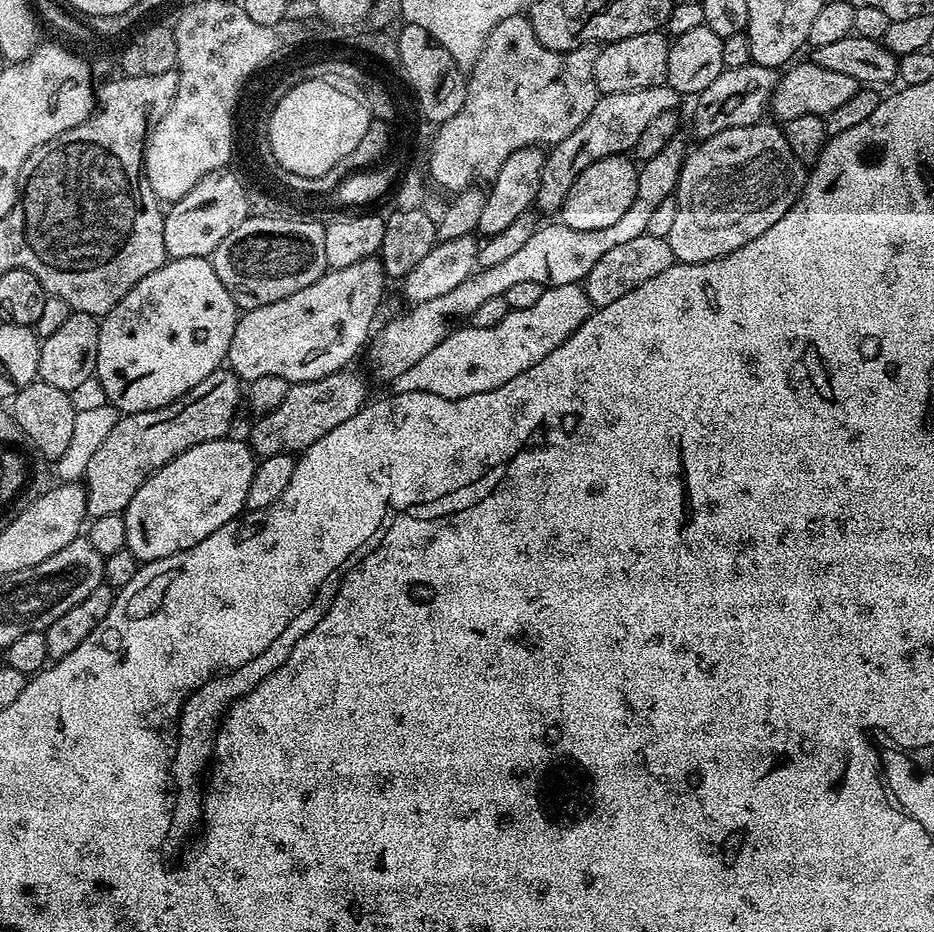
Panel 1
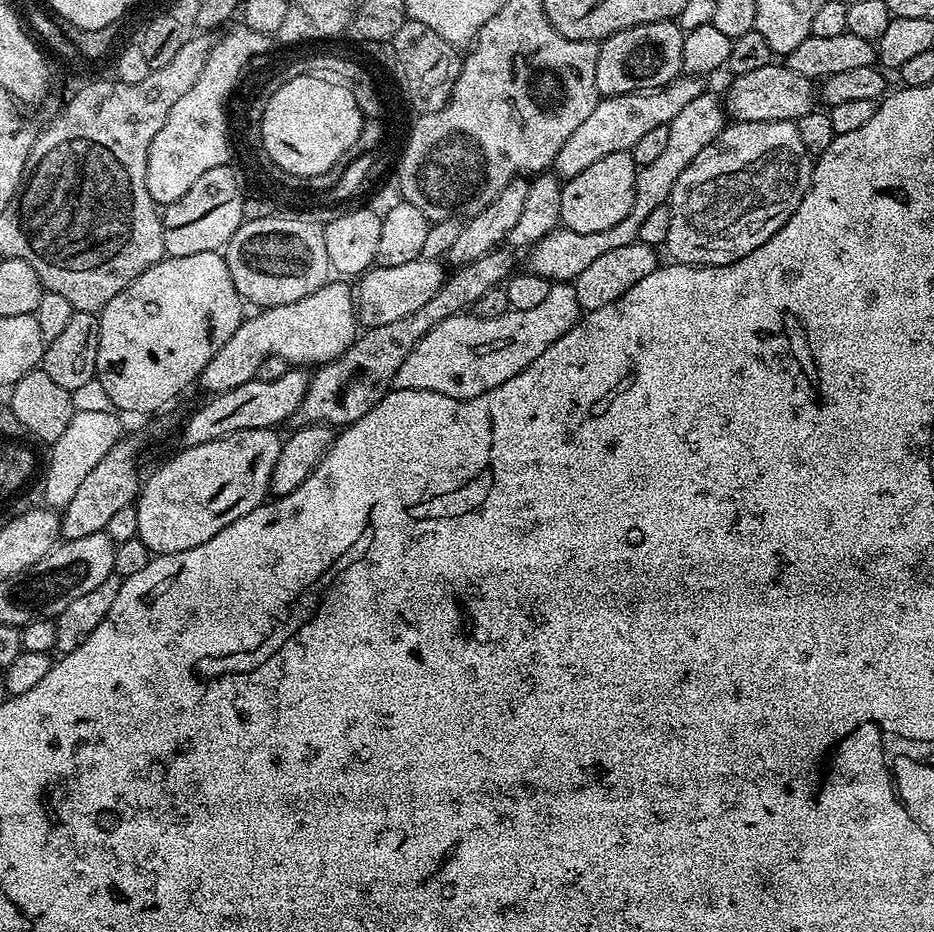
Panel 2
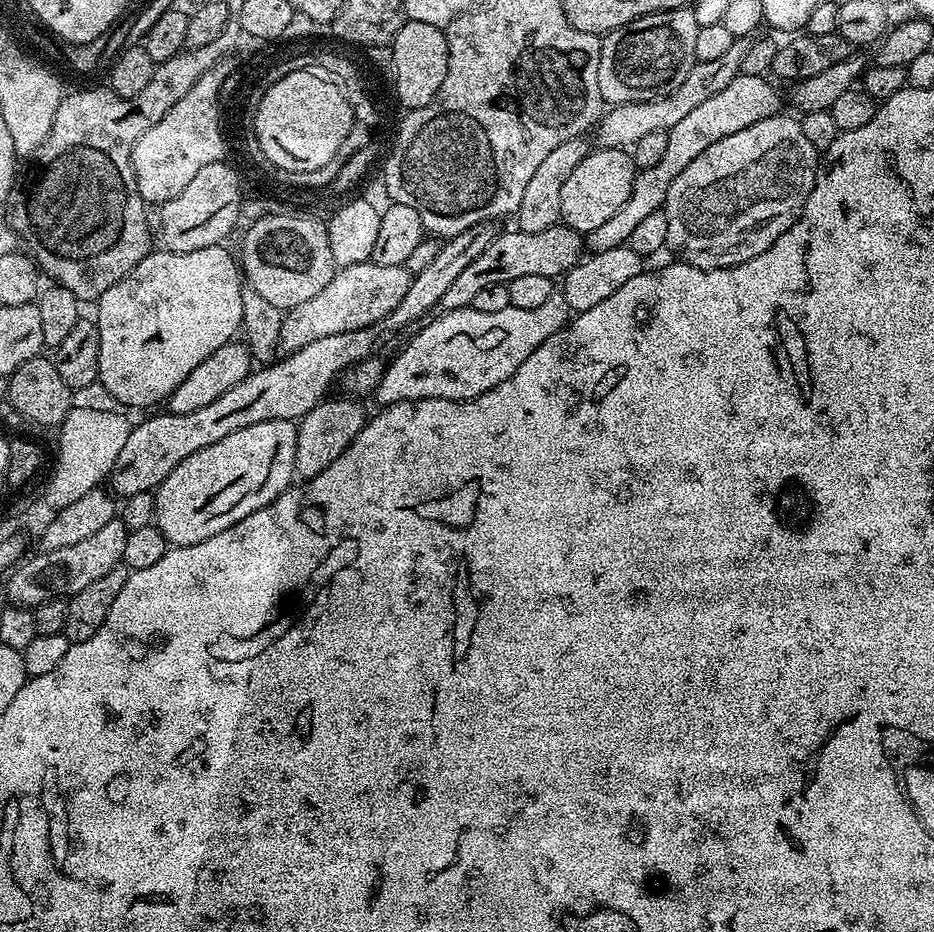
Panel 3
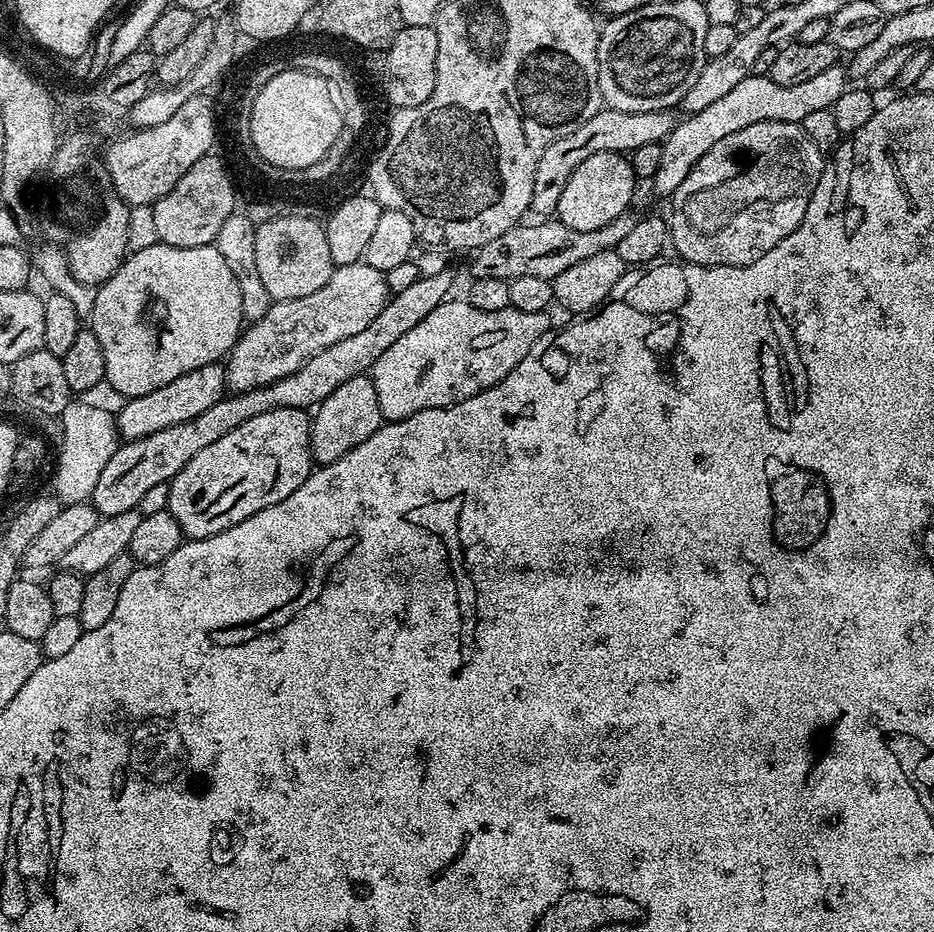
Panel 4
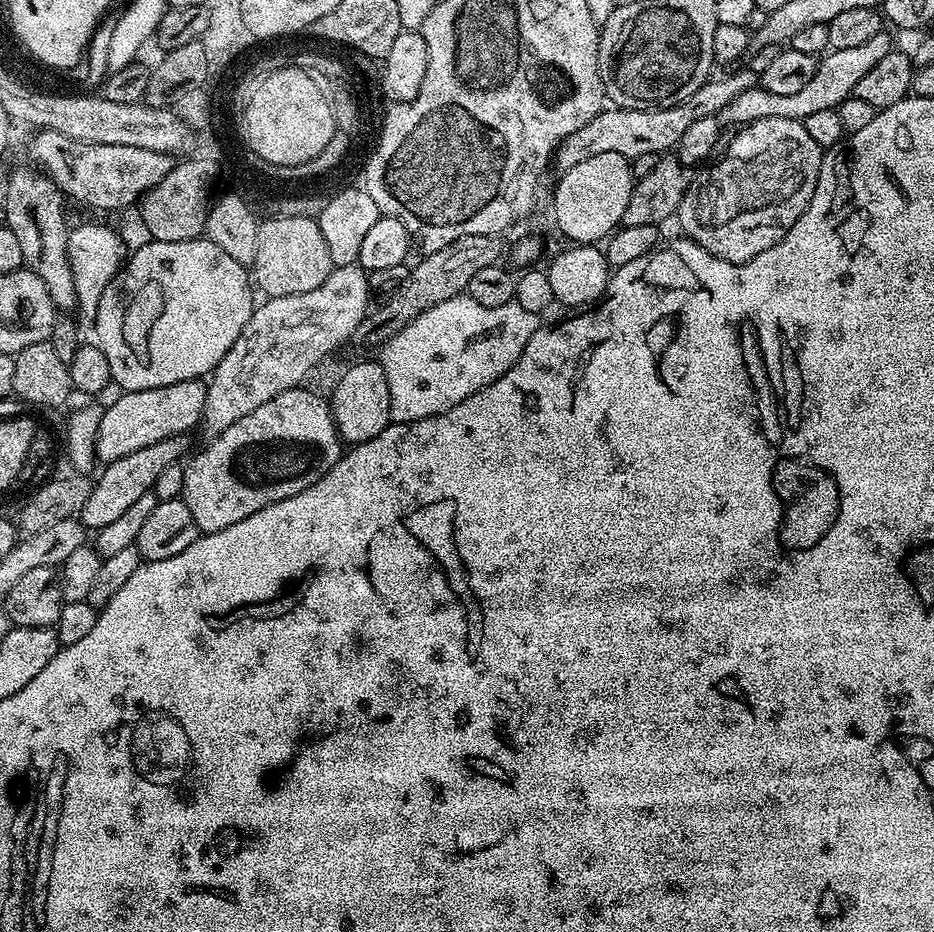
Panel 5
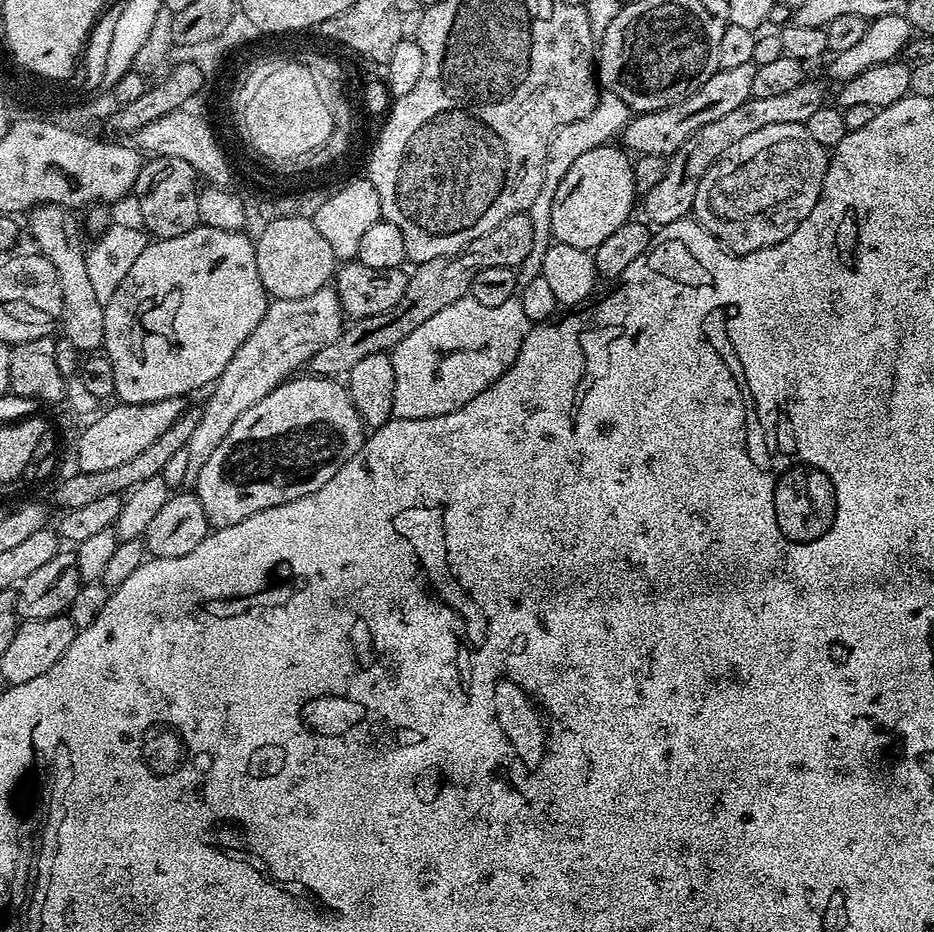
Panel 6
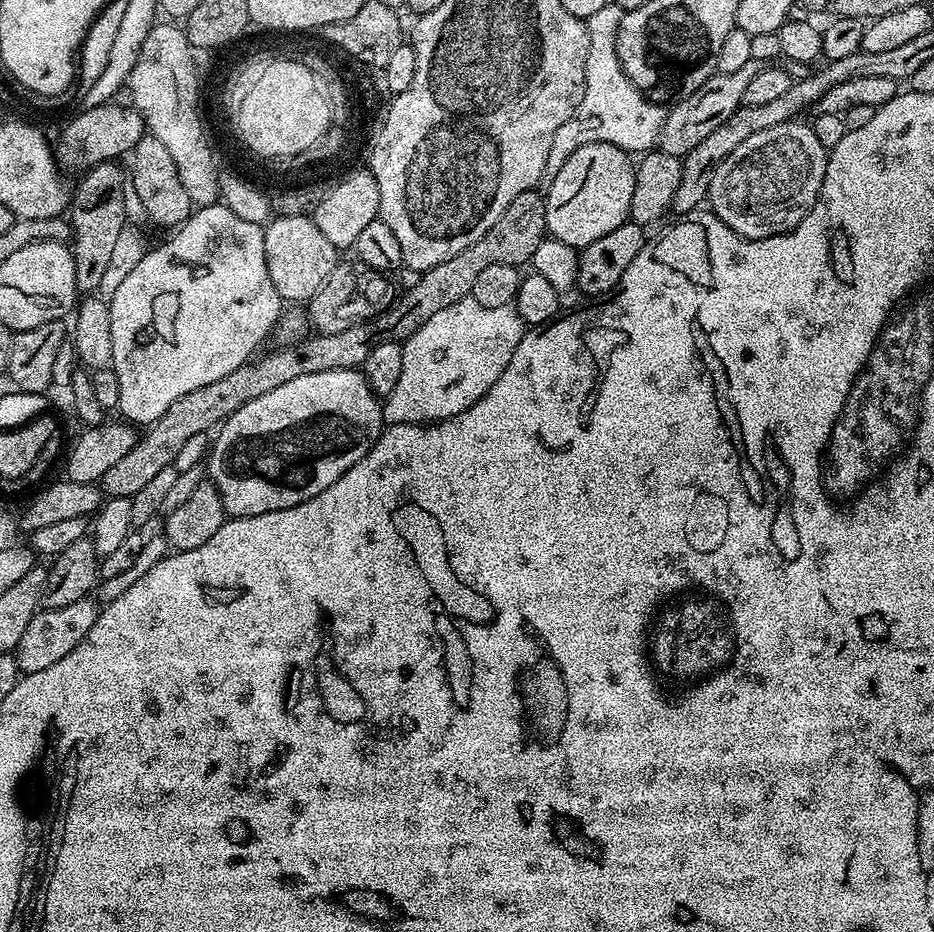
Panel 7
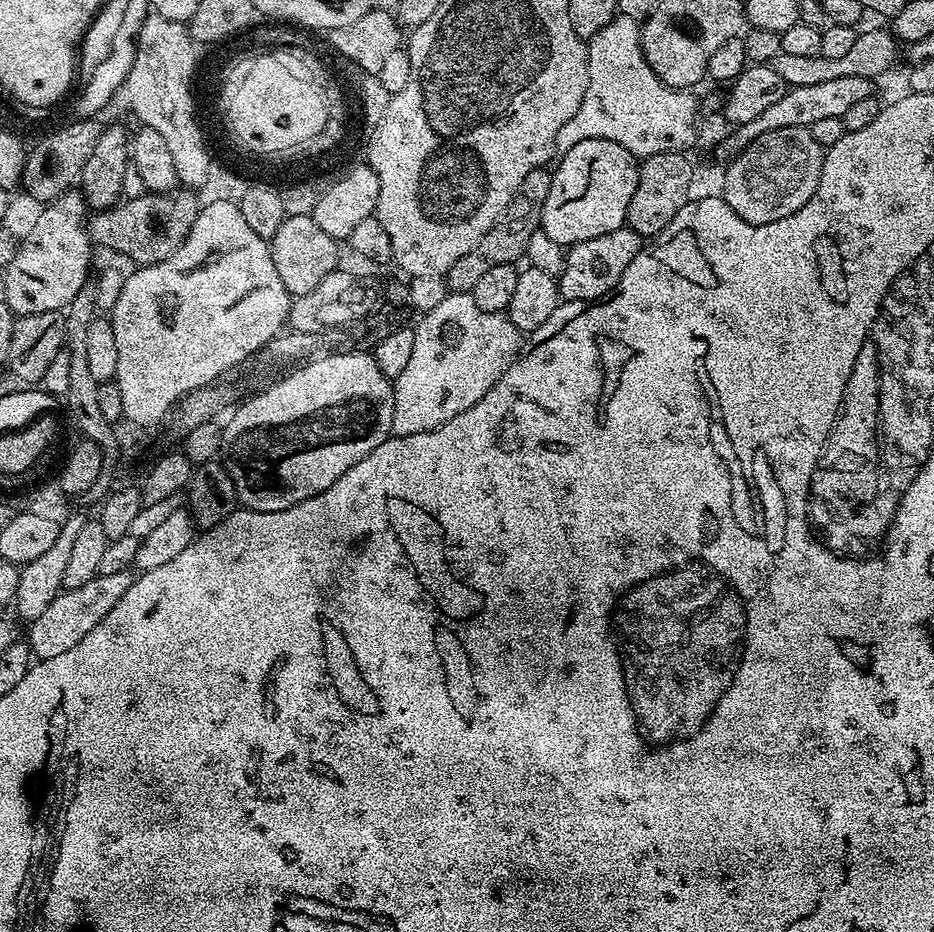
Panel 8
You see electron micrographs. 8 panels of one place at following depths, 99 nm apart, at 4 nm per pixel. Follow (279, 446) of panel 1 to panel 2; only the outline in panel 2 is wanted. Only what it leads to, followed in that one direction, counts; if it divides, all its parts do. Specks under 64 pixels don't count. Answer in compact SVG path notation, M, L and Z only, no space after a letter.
M501 246L496 251L488 252L474 262L459 265L453 271L456 273L453 276L451 273L445 279L443 286L438 290L438 294L434 294L434 298L430 298L430 302L426 302L426 306L414 310L414 314L406 314L406 318L398 318L398 322L386 322L386 326L374 326L367 329L363 334L357 335L354 343L338 359L321 365L315 371L317 373L314 372L311 375L302 405L293 414L290 421L291 425L297 428L311 427L313 424L327 424L332 428L344 428L368 413L393 387L398 367L402 366L402 362L406 362L406 354L410 354L410 350L414 350L414 346L418 346L418 342L431 328L438 326L446 318L467 313L472 305L478 302L478 298L482 298L482 294L486 294L486 290L501 287L508 277L513 275L514 268L512 268L511 255L513 256L513 253L507 247Z

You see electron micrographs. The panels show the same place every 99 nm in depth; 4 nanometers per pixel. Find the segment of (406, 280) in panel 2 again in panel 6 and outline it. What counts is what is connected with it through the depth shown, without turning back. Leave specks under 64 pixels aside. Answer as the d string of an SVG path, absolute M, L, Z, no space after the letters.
M335 287L319 288L314 290L314 294L306 294L306 298L272 300L262 322L254 326L254 334L250 334L250 338L238 346L234 358L226 362L226 370L222 370L207 393L208 401L200 412L198 426L194 426L194 434L190 434L186 445L190 458L186 462L184 484L194 486L198 482L202 466L206 466L218 442L226 438L230 426L238 422L241 414L250 410L250 406L262 402L266 394L270 394L285 380L295 377L301 371L299 368L303 364L305 367L314 354L322 350L322 346L330 346L330 342L334 342L334 338L338 338L345 327L344 307L340 304Z

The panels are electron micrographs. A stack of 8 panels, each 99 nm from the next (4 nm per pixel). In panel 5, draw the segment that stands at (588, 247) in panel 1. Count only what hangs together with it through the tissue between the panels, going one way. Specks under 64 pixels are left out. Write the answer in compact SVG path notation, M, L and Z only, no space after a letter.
M881 30L878 34L874 34L874 38L861 42L850 50L831 50L821 55L814 78L810 78L810 82L806 82L806 86L798 90L798 94L770 94L770 90L759 86L738 94L738 98L734 98L734 102L730 102L730 106L723 108L718 115L698 118L698 122L694 122L694 126L690 126L686 134L682 134L679 147L684 148L683 155L685 157L688 155L692 160L706 159L715 150L716 143L720 140L720 124L732 123L736 124L735 126L743 126L753 124L755 120L762 118L790 118L803 122L815 112L831 108L839 109L840 103L855 93L859 80L881 58L886 58L886 54L894 51L891 34L893 35L891 31Z

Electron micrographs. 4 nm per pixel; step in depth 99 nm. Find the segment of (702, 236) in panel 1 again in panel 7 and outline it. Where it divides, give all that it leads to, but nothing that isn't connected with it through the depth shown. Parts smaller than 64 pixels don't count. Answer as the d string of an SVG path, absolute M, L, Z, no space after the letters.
M804 122L770 126L770 130L746 138L712 171L707 207L734 234L747 240L781 236L796 228L814 206L826 174L828 152L814 130L800 123Z

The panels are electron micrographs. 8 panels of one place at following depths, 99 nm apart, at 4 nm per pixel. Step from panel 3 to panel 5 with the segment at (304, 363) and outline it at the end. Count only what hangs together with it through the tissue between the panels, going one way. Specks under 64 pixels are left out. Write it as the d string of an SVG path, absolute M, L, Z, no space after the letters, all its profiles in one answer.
M171 436L162 442L154 442L154 446L142 446L142 450L134 450L134 454L126 454L126 458L118 458L118 462L103 465L100 477L95 477L90 498L86 498L86 506L79 514L79 521L88 530L99 530L102 526L110 526L130 506L134 506L142 494L153 491L158 482L158 474L168 466L174 466L185 459L184 436Z

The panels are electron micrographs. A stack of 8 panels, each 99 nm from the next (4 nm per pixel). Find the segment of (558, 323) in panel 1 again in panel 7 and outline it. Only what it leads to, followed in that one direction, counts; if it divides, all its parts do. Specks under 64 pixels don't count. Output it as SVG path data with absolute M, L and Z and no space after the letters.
M470 295L454 302L454 306L446 306L446 310L438 310L438 314L422 322L410 339L403 341L402 374L398 378L398 386L394 386L382 404L385 425L428 424L462 414L462 410L474 406L474 402L478 402L478 398L482 398L482 394L486 394L486 390L498 382L514 350L518 350L518 342L522 342L525 331L524 320L512 304L487 308L478 306Z

